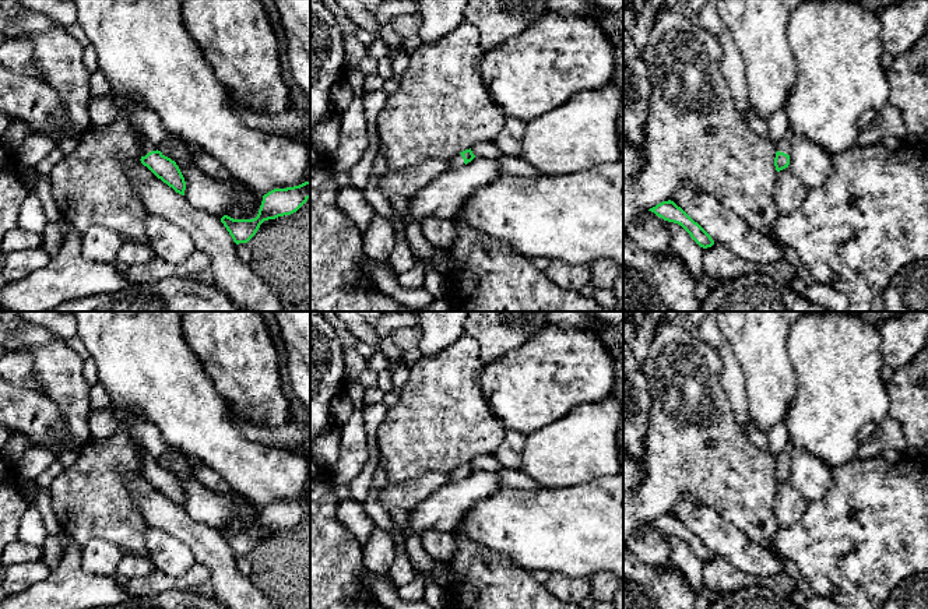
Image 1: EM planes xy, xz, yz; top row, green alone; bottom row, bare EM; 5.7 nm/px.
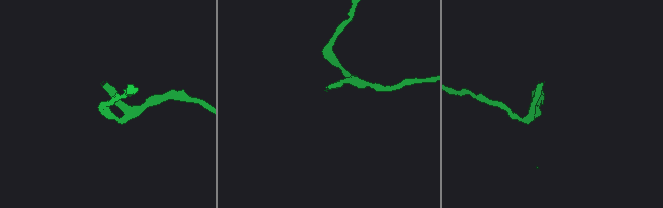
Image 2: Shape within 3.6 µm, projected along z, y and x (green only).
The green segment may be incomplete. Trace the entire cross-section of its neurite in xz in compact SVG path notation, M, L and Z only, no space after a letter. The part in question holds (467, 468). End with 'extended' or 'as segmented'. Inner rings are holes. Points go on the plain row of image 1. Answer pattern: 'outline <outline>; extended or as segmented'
outline M471 461L465 462L463 465L458 465L457 468L451 469L449 472L450 482L458 482L471 475L475 471Z; extended

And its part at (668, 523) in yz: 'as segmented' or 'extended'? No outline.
as segmented

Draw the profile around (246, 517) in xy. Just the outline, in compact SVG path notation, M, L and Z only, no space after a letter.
M204 462L191 469L193 476L204 486L217 493L226 494L233 500L235 514L224 527L233 532L253 532L257 529L263 508L235 493L229 483Z

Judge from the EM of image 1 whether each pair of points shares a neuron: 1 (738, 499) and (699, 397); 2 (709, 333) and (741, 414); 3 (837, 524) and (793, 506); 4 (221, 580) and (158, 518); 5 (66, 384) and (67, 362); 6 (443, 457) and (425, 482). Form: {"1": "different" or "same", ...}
{"1": "same", "2": "same", "3": "different", "4": "same", "5": "same", "6": "different"}

